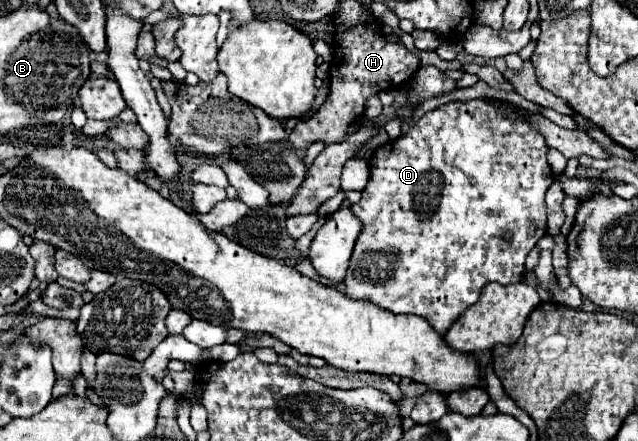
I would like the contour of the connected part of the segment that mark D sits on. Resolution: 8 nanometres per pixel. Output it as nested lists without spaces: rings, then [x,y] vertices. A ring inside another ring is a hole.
[[[471,99],[471,101],[451,101],[447,105],[441,105],[429,113],[425,113],[411,129],[407,135],[401,135],[395,141],[389,141],[381,145],[373,157],[369,159],[369,183],[363,189],[363,197],[359,203],[351,205],[349,209],[353,215],[363,223],[363,229],[355,241],[355,249],[351,255],[351,263],[347,269],[345,277],[345,295],[349,299],[365,299],[371,301],[395,315],[419,315],[429,321],[429,325],[439,333],[445,335],[447,329],[457,321],[463,311],[473,305],[479,299],[481,289],[491,283],[519,283],[523,279],[525,271],[525,257],[529,251],[537,245],[537,241],[547,235],[547,203],[545,203],[545,193],[553,181],[553,171],[547,163],[547,145],[545,139],[541,137],[539,131],[531,129],[521,117],[507,117],[501,115],[491,103],[481,101],[481,99]],[[505,233],[511,233],[511,239],[503,239]]]

